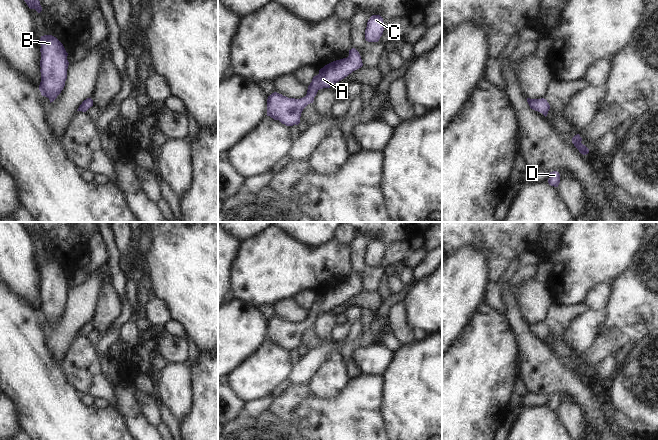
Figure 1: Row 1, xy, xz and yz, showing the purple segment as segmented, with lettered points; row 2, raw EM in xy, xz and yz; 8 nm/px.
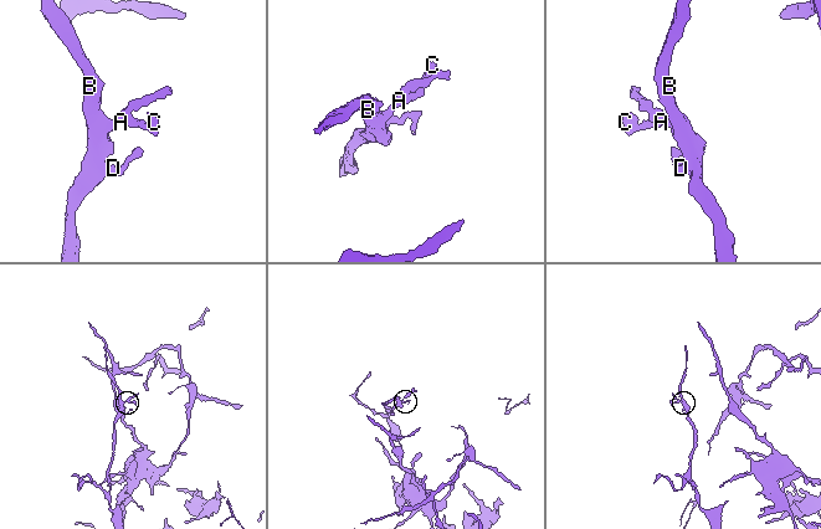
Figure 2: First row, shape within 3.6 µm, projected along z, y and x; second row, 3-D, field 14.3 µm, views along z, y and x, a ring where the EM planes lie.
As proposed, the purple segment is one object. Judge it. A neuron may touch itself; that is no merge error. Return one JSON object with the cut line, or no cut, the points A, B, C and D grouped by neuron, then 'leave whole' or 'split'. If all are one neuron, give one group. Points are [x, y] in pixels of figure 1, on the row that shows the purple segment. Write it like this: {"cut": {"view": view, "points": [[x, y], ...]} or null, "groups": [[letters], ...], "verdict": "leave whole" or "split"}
{"cut": null, "groups": [["A", "B", "C", "D"]], "verdict": "leave whole"}

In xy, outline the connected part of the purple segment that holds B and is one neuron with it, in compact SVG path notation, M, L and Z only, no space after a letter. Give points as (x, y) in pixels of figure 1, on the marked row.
M52 35L41 36L39 43L41 45L39 90L41 95L47 97L51 103L65 86L69 65L68 53L63 44Z

